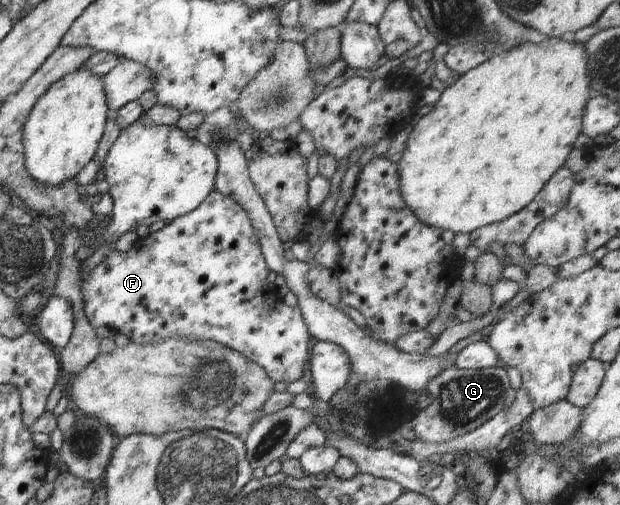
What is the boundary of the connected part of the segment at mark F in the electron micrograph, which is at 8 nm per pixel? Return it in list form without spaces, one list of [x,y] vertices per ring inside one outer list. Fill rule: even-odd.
[[[216,190],[210,192],[196,210],[188,214],[176,217],[160,229],[151,233],[148,237],[138,240],[132,247],[126,251],[110,250],[105,260],[102,261],[92,274],[81,279],[81,293],[84,299],[84,312],[88,322],[96,329],[98,326],[109,326],[117,334],[124,335],[130,342],[146,346],[147,344],[161,343],[168,338],[187,338],[200,339],[203,341],[216,341],[225,347],[231,348],[240,354],[243,354],[248,360],[259,364],[274,382],[286,382],[286,384],[297,381],[302,378],[305,364],[308,364],[310,354],[308,353],[308,340],[311,334],[304,322],[301,310],[297,306],[284,306],[284,301],[276,296],[276,286],[273,289],[266,280],[270,269],[266,266],[264,255],[261,251],[257,234],[252,228],[251,220],[248,218],[246,211],[231,197]],[[280,302],[280,314],[276,314],[276,303]]]

